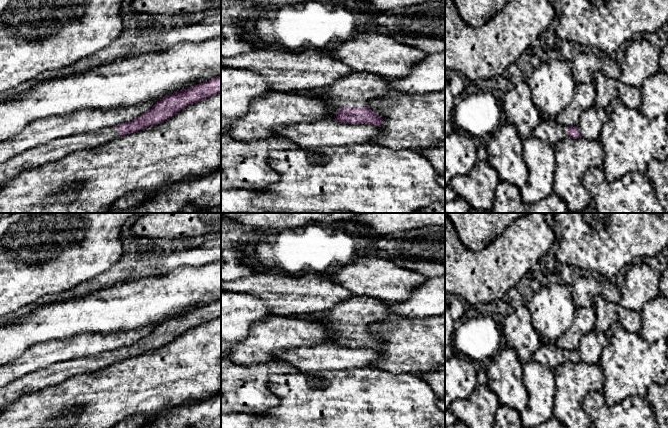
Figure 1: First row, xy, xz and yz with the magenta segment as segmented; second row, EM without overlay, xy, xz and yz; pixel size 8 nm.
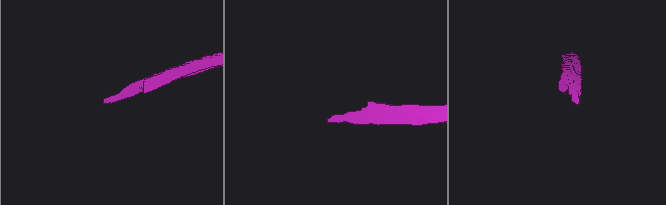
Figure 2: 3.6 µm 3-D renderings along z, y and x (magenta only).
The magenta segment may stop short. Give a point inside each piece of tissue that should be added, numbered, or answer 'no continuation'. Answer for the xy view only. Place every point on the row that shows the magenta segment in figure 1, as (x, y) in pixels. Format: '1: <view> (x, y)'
1: xy (57, 149)

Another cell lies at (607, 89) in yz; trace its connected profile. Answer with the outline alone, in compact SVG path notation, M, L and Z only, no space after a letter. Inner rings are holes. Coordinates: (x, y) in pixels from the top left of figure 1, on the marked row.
M598 71L593 76L596 87L597 107L606 109L616 98L619 98L628 108L640 109L641 90L628 86L619 79L613 79Z

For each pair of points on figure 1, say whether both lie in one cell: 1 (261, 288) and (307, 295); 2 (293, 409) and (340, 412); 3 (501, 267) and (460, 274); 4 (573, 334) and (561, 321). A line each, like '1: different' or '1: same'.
1: same
2: same
3: same
4: different

